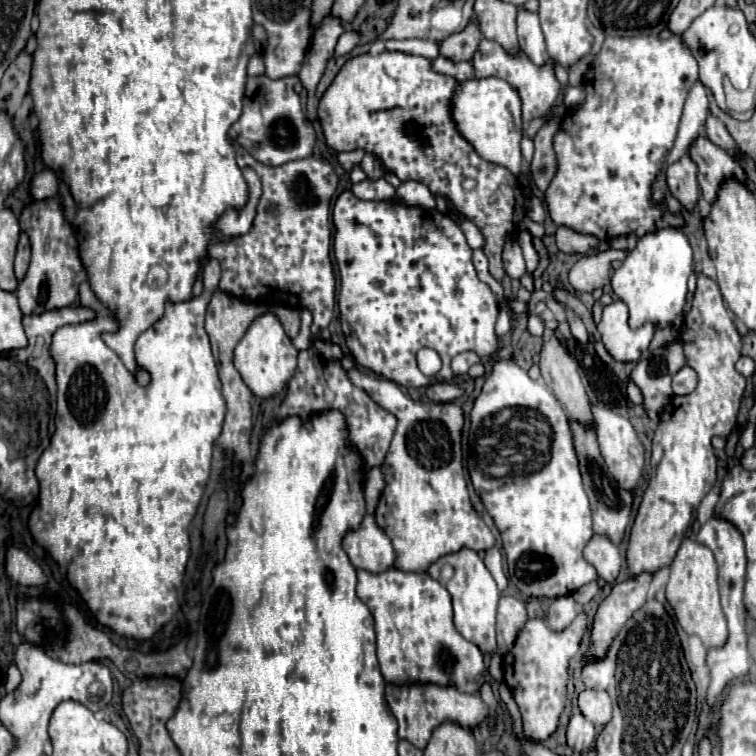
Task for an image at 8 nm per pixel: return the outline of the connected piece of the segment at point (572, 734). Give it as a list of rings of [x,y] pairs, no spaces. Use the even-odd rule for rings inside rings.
[[[576,710],[570,718],[570,724],[568,724],[568,730],[566,730],[566,740],[568,740],[568,746],[574,752],[588,752],[588,750],[594,748],[596,728],[590,720],[586,720],[582,716],[582,712]]]

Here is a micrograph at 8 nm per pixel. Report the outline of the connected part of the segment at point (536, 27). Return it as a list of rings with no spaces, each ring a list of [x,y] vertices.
[[[518,6],[518,42],[520,48],[524,48],[524,52],[528,52],[532,60],[536,60],[536,64],[548,58],[540,16],[536,12],[526,10],[524,6]]]

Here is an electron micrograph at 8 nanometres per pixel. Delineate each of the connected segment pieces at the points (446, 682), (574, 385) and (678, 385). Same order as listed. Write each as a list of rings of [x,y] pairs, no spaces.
[[[358,570],[356,592],[374,616],[378,662],[382,676],[388,682],[432,682],[440,686],[456,686],[464,694],[480,690],[486,672],[482,652],[456,630],[452,620],[452,598],[440,582],[432,580],[426,572],[388,570],[370,574]]]
[[[552,330],[544,332],[544,348],[542,348],[542,360],[540,360],[540,370],[542,370],[542,382],[552,390],[552,394],[558,398],[558,402],[564,406],[568,418],[572,422],[578,422],[582,426],[592,426],[594,424],[594,414],[592,414],[592,402],[586,394],[586,388],[580,380],[576,362],[568,356],[566,348],[554,338]]]
[[[682,366],[674,378],[672,378],[672,390],[674,394],[690,394],[696,388],[698,376],[690,366]]]

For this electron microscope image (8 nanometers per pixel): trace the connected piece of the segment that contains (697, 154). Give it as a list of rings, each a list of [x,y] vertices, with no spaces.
[[[708,138],[696,140],[696,144],[690,148],[690,156],[698,164],[698,184],[704,200],[710,204],[716,202],[722,182],[734,178],[740,184],[748,184],[744,168]]]

